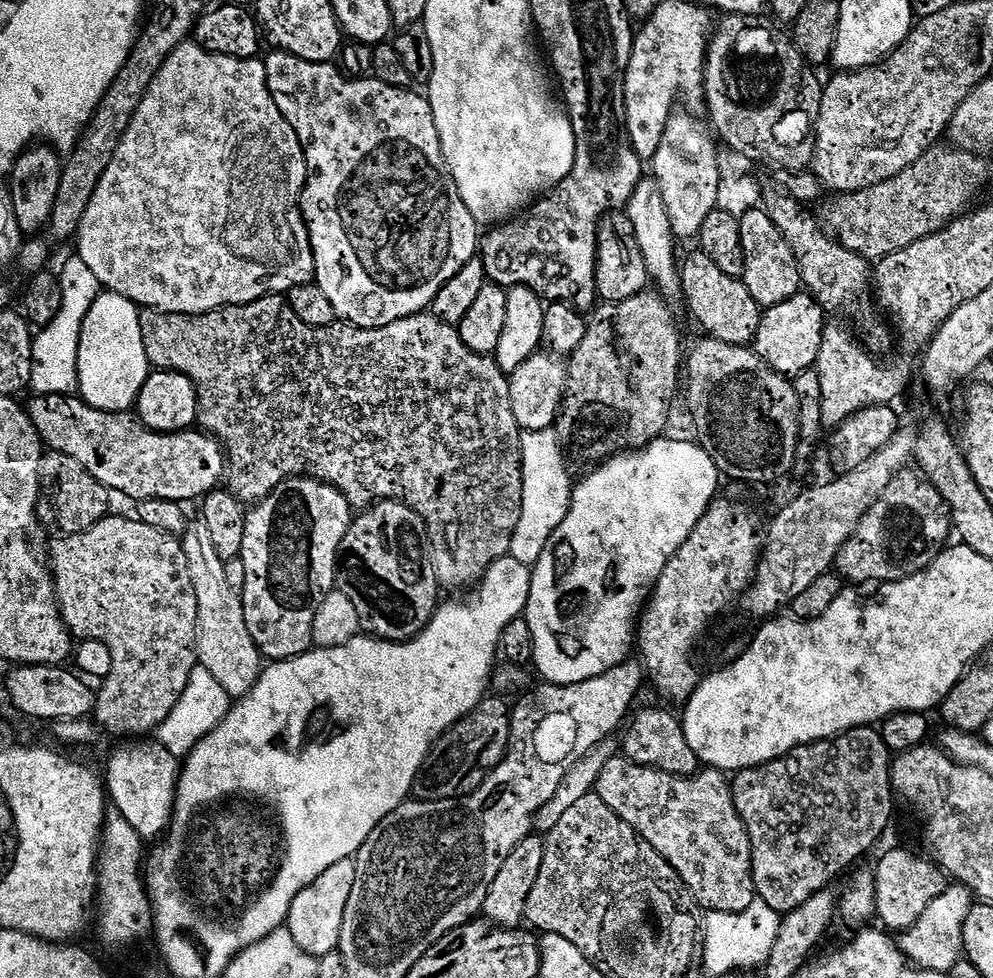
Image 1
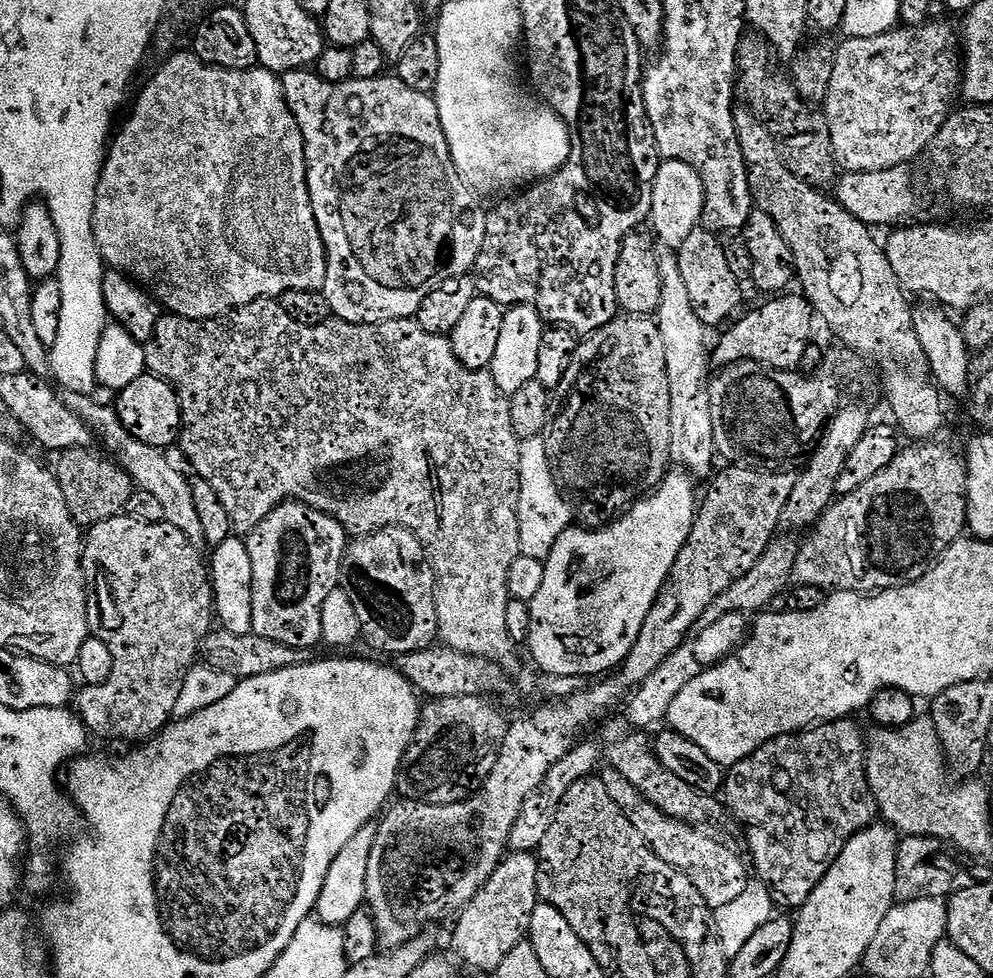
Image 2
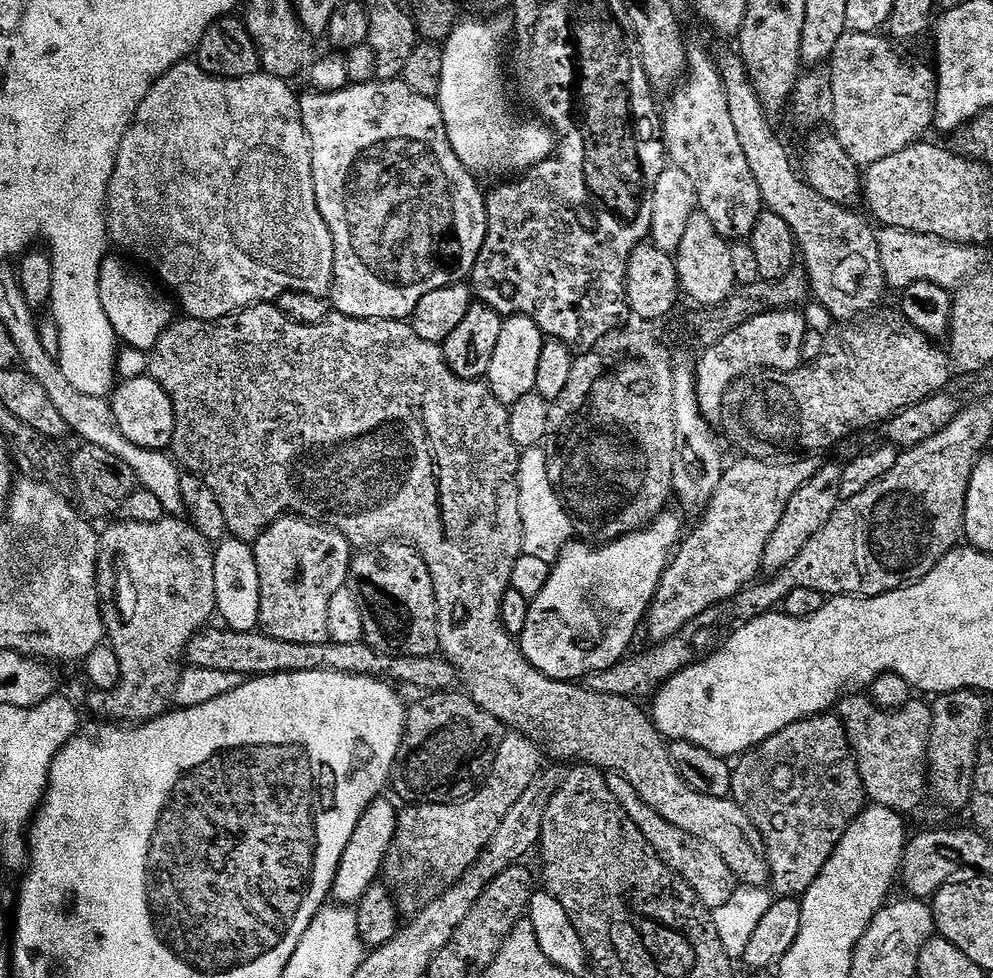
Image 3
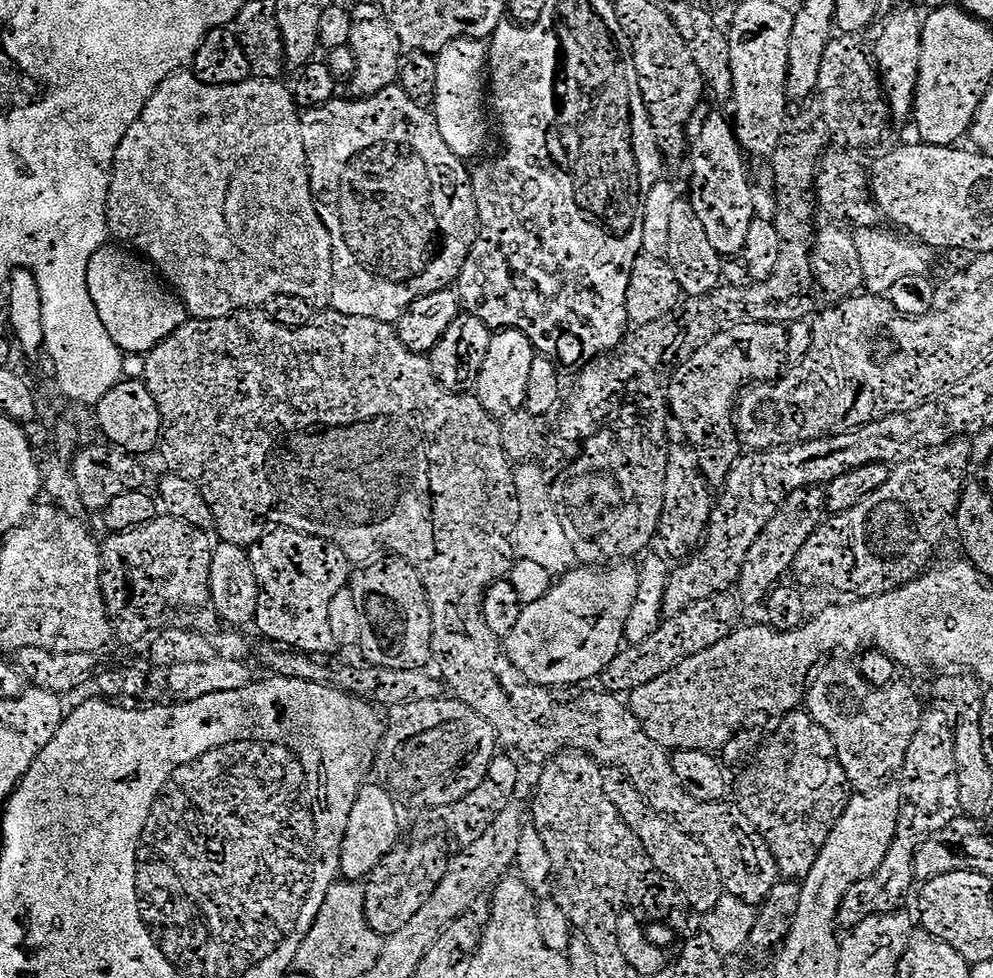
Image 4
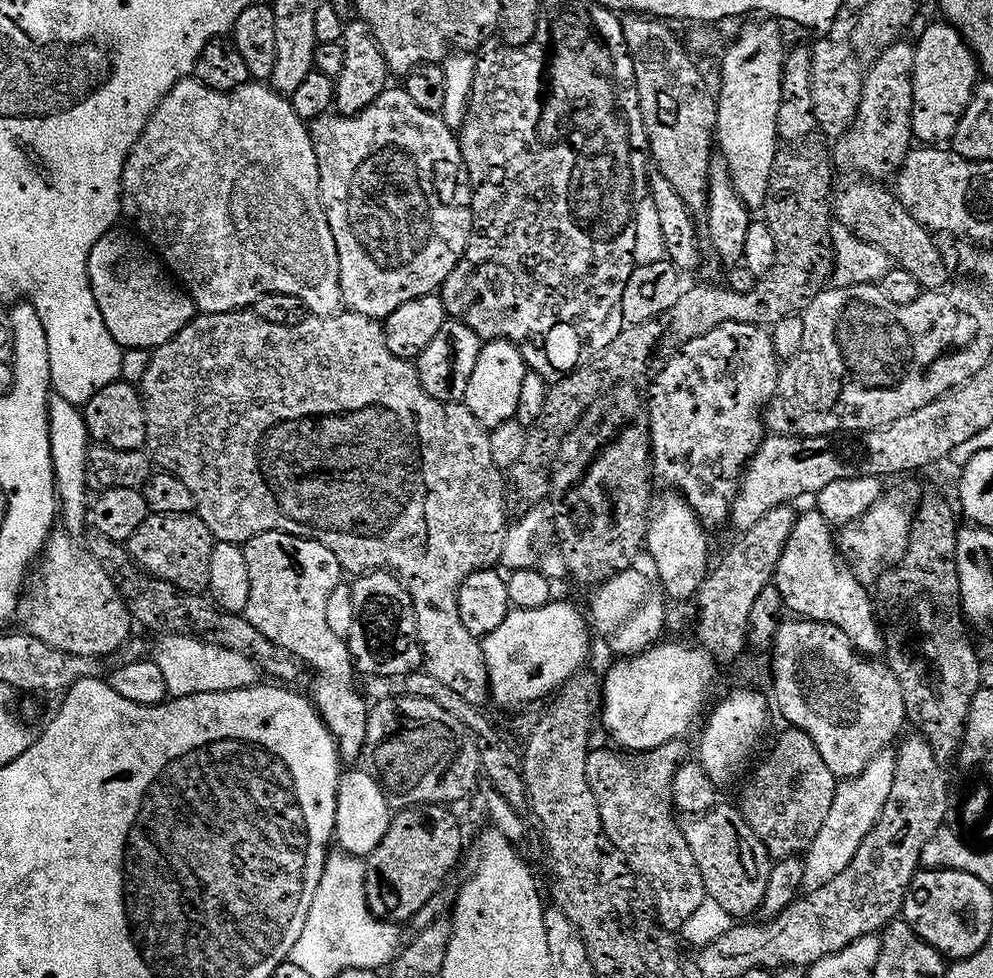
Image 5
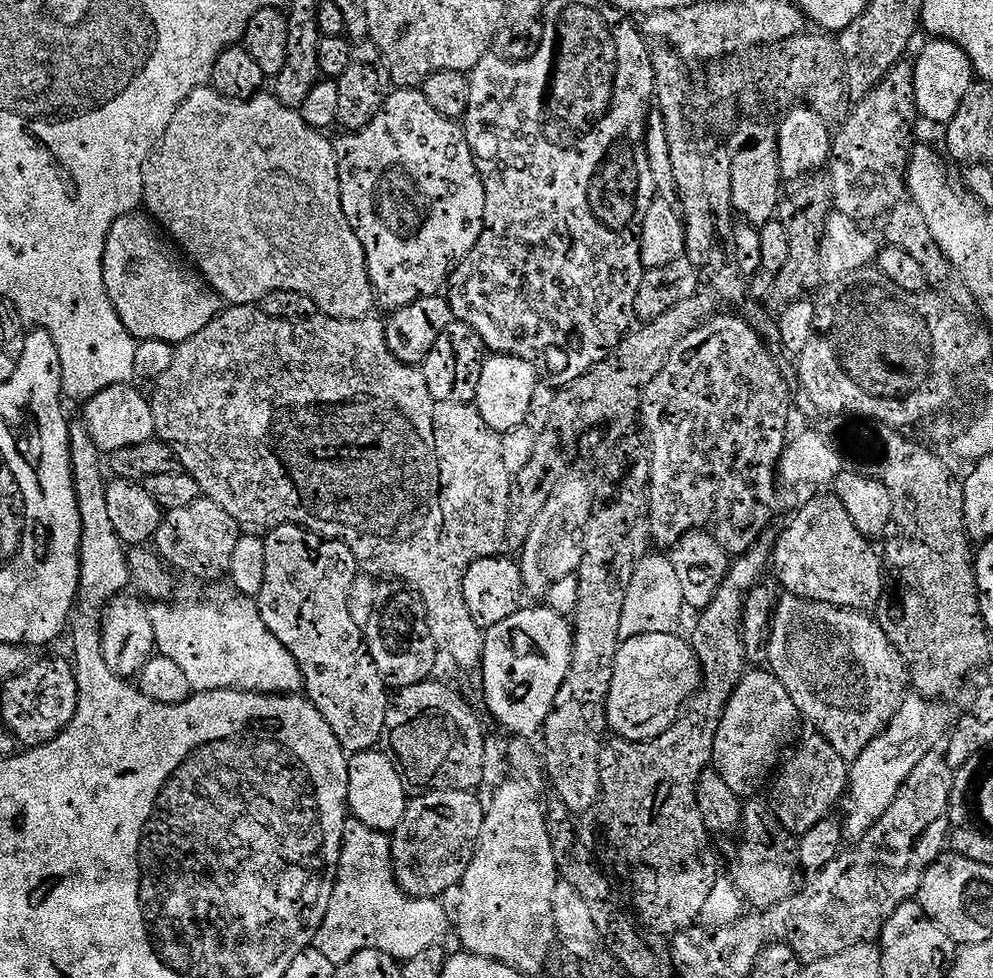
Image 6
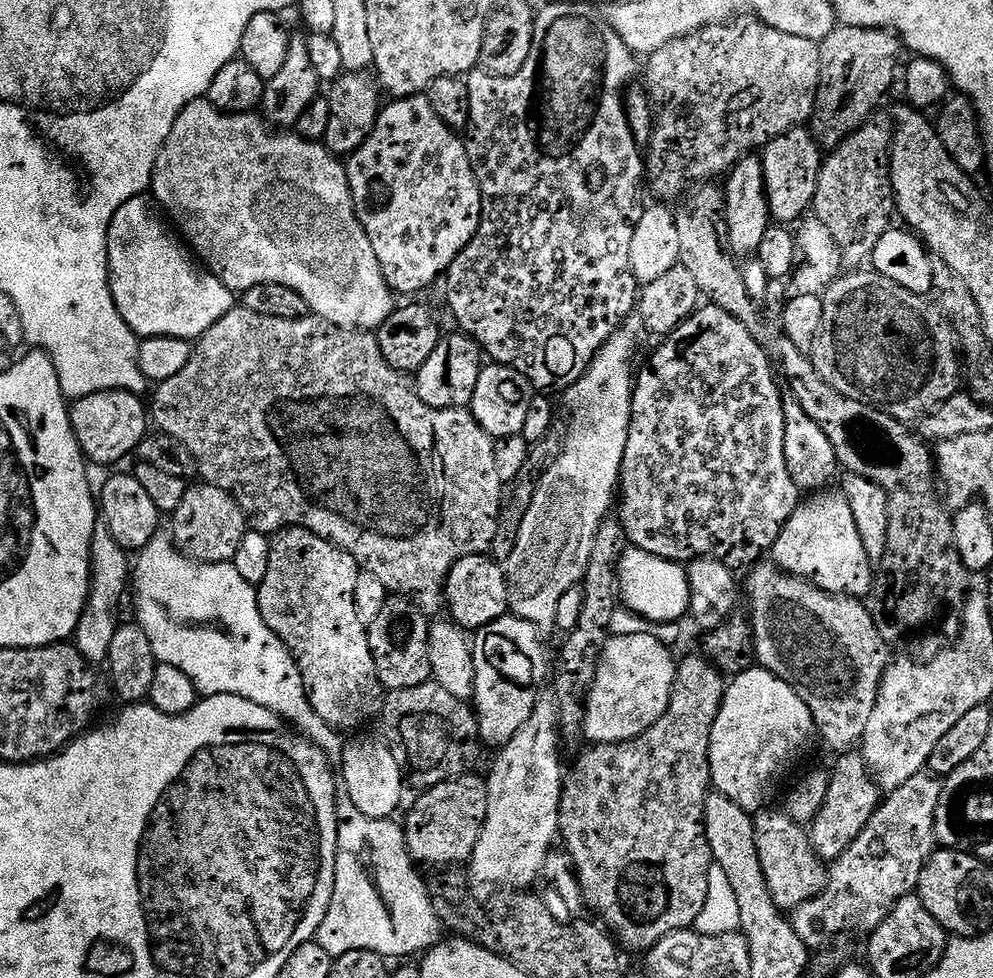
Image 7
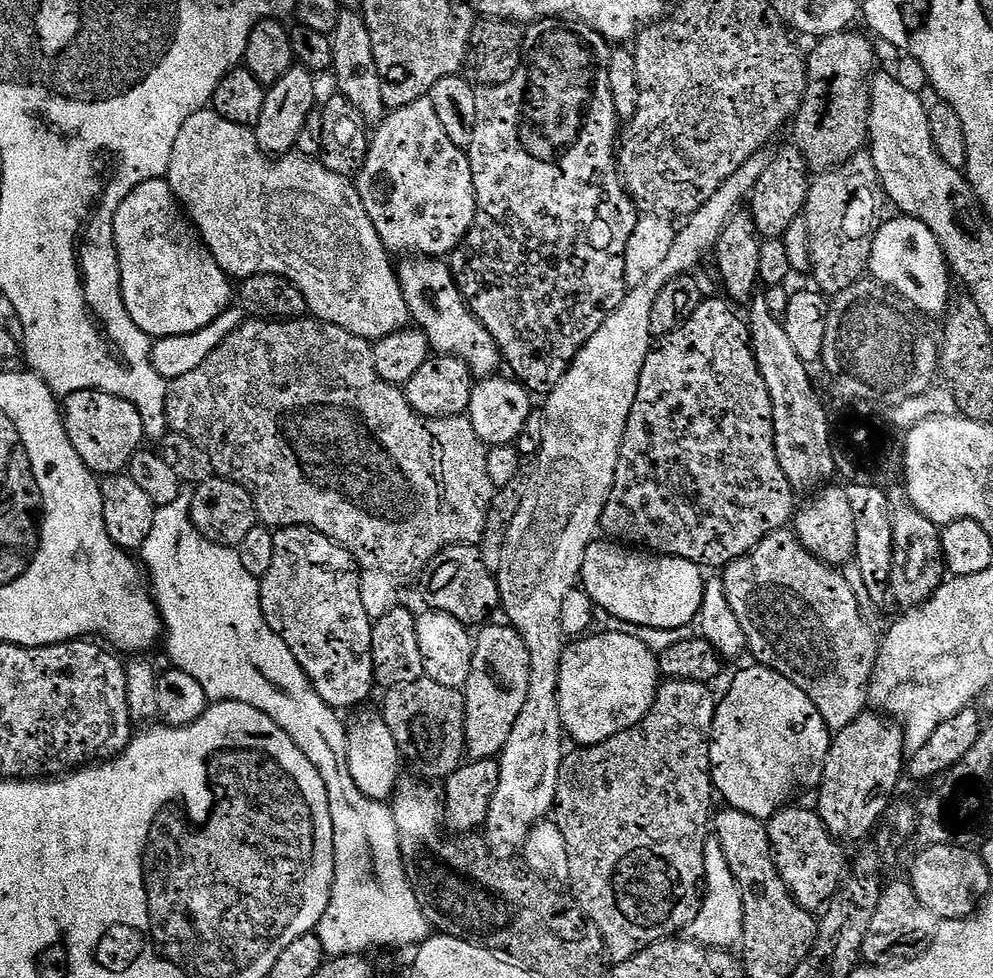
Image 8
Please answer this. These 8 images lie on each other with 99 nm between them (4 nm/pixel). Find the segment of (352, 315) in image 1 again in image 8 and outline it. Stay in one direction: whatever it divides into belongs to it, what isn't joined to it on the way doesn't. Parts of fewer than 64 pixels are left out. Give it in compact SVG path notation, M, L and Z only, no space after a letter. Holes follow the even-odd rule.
M427 98L391 109L390 115L371 133L368 157L354 183L362 198L362 206L366 206L366 214L370 214L370 222L374 222L374 230L378 230L389 253L444 258L459 248L464 235L472 228L476 191L468 153L450 142Z

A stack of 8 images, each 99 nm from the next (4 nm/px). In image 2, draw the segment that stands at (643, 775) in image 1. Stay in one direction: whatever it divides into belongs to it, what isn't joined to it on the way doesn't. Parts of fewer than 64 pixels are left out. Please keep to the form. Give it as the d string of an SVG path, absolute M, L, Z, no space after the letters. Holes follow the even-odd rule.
M605 767L602 779L606 791L610 793L610 798L614 798L622 814L630 818L634 830L642 834L642 838L652 847L654 854L662 858L662 862L688 875L690 882L698 890L698 894L706 898L709 909L715 910L727 906L729 902L734 902L734 898L742 895L742 890L746 890L746 886L750 883L749 865L745 857L743 860L730 845L723 844L722 841L715 840L712 836L707 836L704 830L695 824L688 824L685 820L675 820L667 816L658 806L650 803L622 774L616 772L615 768Z

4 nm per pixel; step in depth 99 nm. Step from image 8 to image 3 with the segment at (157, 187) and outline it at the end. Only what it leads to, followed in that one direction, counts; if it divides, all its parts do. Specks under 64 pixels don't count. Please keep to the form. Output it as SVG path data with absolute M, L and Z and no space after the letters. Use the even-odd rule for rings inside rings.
M105 255L100 267L98 290L102 298L102 310L106 310L106 318L110 318L110 326L114 326L117 341L121 345L137 348L139 352L151 353L158 338L162 338L165 330L174 323L173 301L159 287L156 289L142 273L135 272L127 264L127 259L112 255Z

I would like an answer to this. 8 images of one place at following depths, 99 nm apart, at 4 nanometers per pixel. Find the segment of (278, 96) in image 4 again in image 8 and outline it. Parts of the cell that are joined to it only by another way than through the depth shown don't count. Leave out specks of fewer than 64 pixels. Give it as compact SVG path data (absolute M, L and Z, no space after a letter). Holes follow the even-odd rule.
M201 110L190 118L186 118L186 126L182 126L182 130L178 130L178 138L174 141L174 154L170 154L170 166L166 179L188 219L195 224L196 231L199 232L201 240L210 250L210 254L214 254L220 269L230 278L241 281L254 274L278 274L290 282L294 282L294 286L298 286L298 290L302 290L308 303L309 313L315 319L322 320L326 324L342 326L342 330L351 332L352 324L370 320L370 308L364 308L364 306L370 306L372 300L366 302L364 294L378 292L376 286L382 286L380 282L382 282L384 270L394 268L394 260L382 242L378 230L374 230L374 222L370 222L370 214L366 214L366 206L362 206L362 198L358 194L355 183L345 173L326 170L326 166L321 164L319 159L311 156L299 154L289 154L279 158L267 156L258 146L255 131L249 125L230 122L225 116L213 110Z

